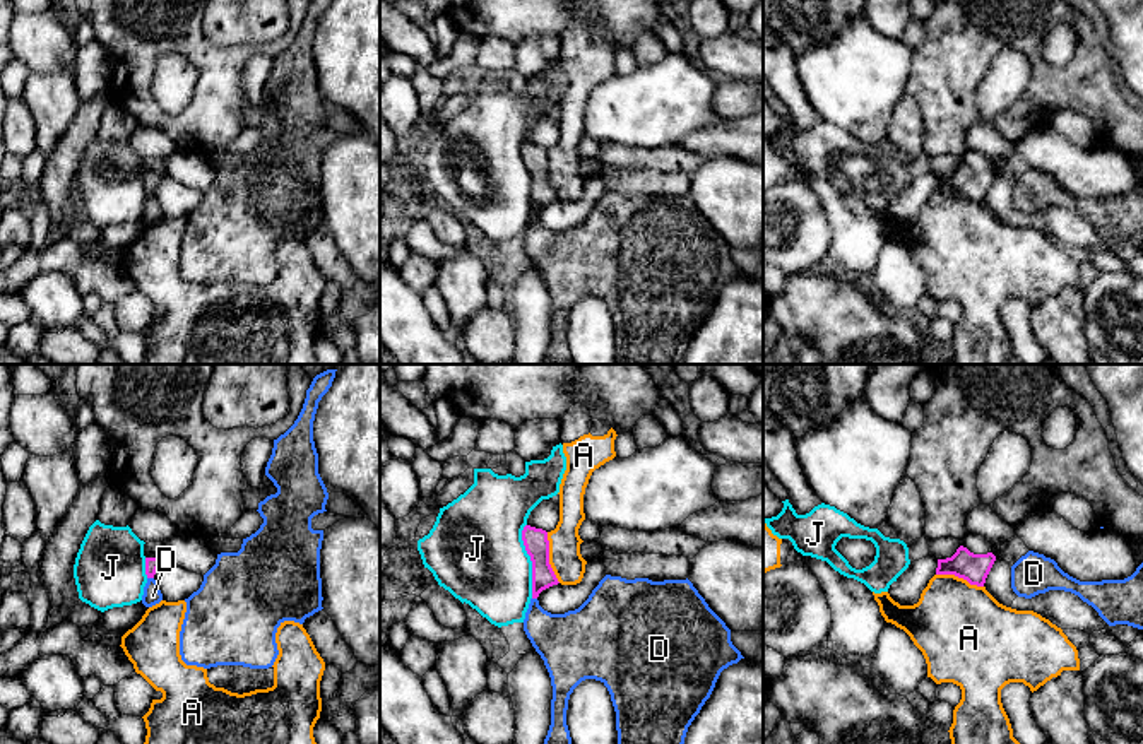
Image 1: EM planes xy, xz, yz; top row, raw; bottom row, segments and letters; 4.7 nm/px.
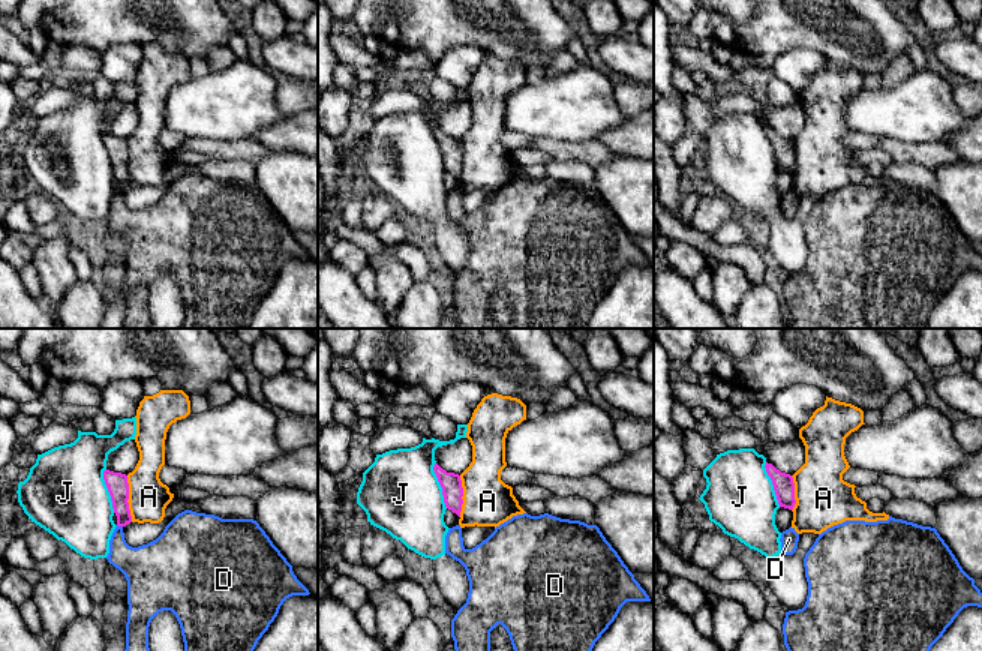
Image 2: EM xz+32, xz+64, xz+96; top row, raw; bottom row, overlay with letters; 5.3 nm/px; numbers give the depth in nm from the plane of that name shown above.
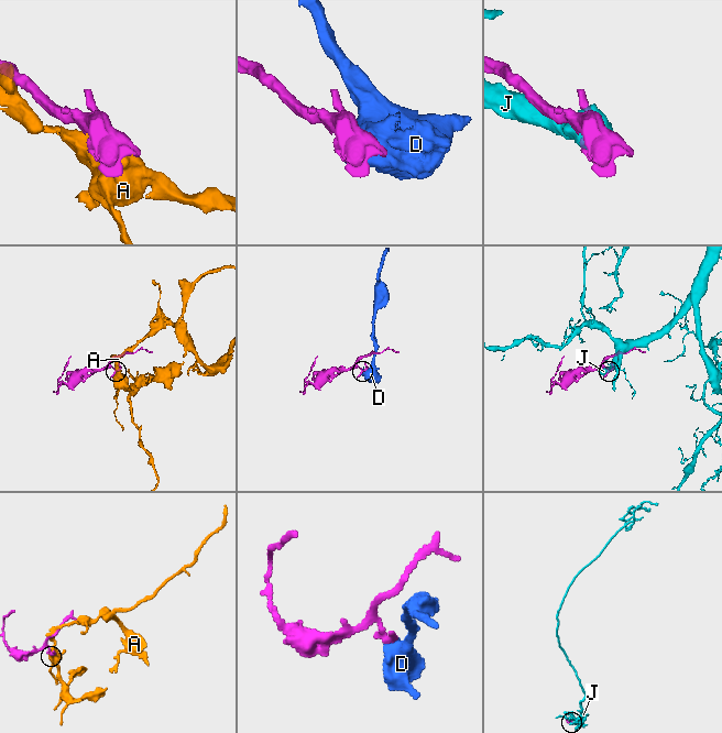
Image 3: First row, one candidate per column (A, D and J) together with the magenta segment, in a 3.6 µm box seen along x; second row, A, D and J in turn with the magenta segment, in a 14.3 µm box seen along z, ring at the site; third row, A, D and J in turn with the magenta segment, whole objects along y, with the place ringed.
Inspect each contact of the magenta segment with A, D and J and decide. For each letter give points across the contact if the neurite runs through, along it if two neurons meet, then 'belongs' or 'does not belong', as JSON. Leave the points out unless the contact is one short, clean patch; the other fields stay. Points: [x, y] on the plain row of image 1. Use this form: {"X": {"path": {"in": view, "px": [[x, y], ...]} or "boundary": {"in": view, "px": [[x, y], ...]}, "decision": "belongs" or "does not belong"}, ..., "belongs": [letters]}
{"A": {"decision": "does not belong"}, "D": {"boundary": {"in": "xy", "px": [[148, 194], [153, 195]]}, "decision": "does not belong"}, "J": {"decision": "does not belong"}, "belongs": []}

